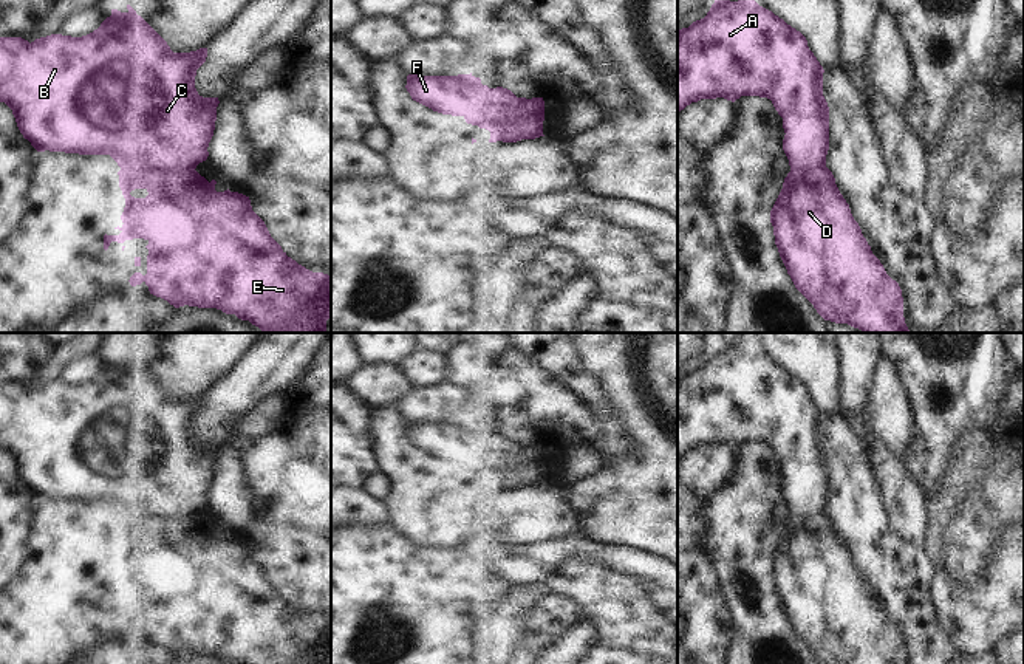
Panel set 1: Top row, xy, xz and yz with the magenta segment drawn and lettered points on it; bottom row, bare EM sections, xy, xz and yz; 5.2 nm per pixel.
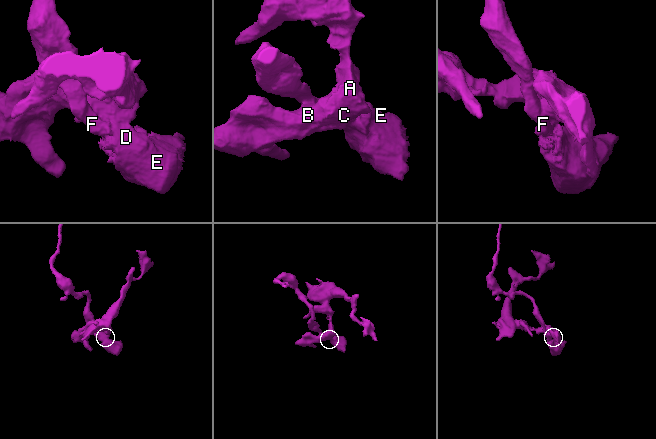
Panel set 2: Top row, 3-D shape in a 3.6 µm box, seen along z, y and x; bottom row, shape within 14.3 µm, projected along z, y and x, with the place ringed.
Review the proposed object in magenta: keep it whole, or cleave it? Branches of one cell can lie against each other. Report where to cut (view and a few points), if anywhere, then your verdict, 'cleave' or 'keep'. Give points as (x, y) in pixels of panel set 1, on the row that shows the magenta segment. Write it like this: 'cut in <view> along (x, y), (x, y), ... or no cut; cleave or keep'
cut in xy along (121, 167), (194, 171); cleave

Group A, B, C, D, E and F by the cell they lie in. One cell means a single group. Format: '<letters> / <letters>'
A B C / D E F

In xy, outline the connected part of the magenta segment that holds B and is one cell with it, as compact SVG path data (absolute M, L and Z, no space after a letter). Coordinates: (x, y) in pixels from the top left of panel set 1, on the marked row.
M127 5L127 9L127 12L111 9L111 15L97 29L82 37L51 34L31 43L22 37L0 37L0 102L5 102L12 110L20 133L37 152L110 155L121 169L195 170L209 156L207 147L213 136L217 107L220 104L218 98L203 98L195 88L196 70L206 62L207 48L173 53L167 42L130 5Z

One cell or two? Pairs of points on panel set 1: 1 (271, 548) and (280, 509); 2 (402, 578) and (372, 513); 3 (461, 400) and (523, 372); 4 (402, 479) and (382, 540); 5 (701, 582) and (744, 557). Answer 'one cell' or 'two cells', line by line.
1: two cells
2: two cells
3: two cells
4: two cells
5: two cells

